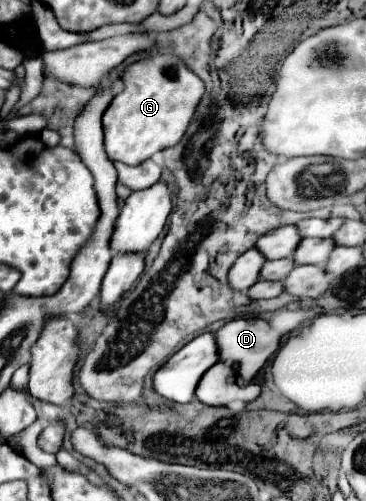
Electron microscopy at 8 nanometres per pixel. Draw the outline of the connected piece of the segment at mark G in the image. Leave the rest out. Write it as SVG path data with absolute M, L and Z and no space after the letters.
M157 55L129 65L121 73L123 91L103 113L105 151L111 161L139 165L155 153L177 145L205 93L203 81L173 55Z

